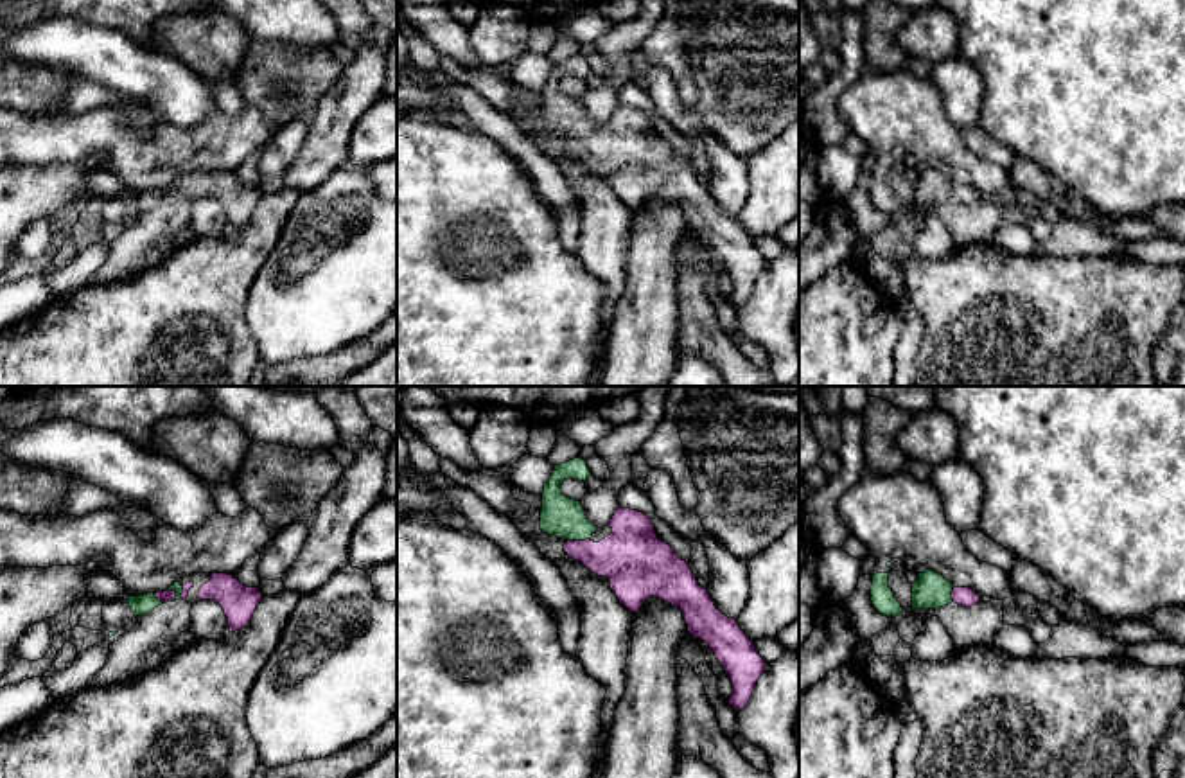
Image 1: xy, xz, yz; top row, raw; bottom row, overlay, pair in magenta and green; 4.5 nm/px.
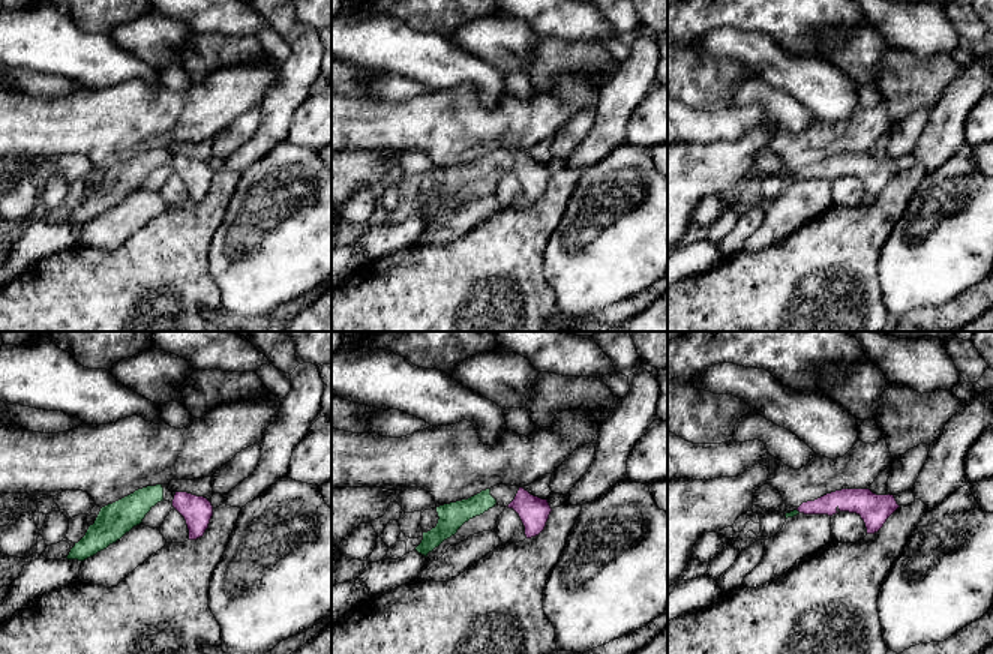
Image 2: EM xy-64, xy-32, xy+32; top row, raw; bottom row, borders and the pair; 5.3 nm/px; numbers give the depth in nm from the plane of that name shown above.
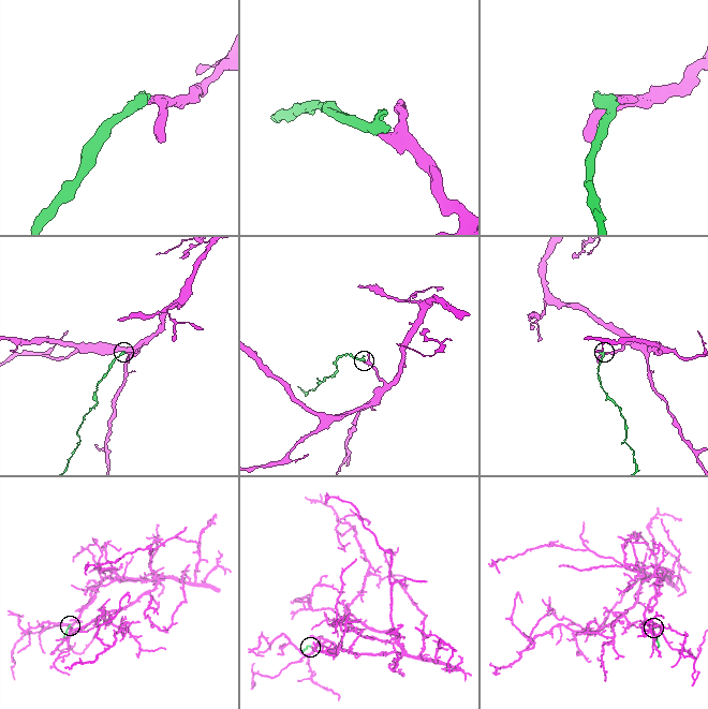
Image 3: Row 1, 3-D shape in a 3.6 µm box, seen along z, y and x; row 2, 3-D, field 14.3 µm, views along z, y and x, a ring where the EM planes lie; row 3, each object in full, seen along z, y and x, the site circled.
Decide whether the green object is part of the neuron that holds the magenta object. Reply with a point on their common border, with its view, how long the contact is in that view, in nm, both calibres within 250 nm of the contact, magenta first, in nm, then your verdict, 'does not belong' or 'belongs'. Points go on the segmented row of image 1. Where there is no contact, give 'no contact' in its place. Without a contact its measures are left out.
xz (579, 541) | 110 nm | 280/180 nm | belongs

